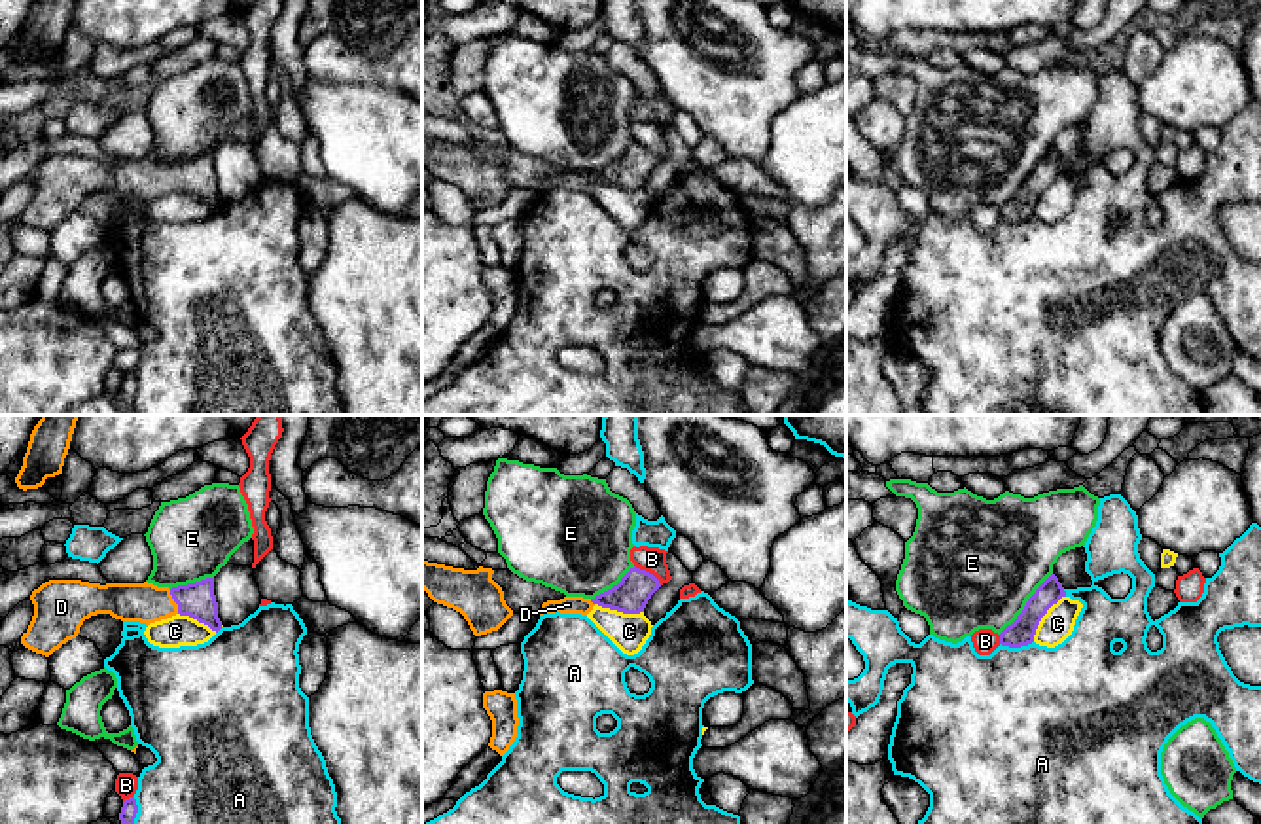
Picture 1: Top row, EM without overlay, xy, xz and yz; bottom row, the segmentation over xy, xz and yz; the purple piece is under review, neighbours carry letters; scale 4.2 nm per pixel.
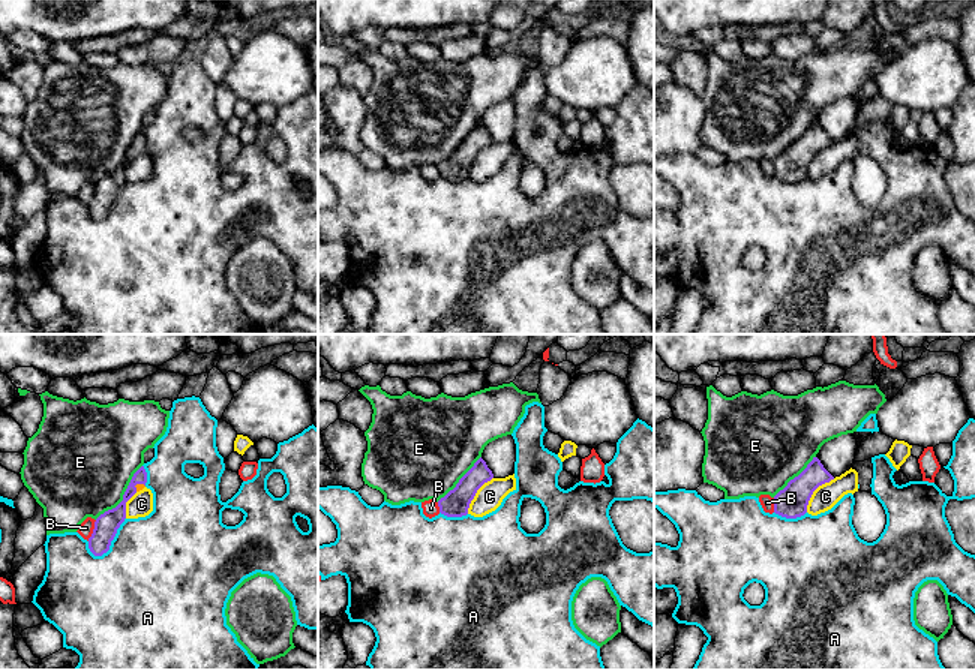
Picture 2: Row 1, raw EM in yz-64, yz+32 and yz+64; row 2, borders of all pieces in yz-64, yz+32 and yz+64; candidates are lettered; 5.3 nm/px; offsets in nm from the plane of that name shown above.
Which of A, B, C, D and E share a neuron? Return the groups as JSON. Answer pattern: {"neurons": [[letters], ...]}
{"neurons": [["A"], ["B"], ["C"], ["D"], ["E"]]}

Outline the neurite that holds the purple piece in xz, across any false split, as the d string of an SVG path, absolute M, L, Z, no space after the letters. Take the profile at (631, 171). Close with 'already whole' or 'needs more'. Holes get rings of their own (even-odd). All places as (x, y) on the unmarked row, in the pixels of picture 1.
M634 142L617 161L596 170L595 174L564 172L560 176L547 176L542 180L538 191L555 188L587 191L595 180L623 189L640 189L659 163L661 159L653 150Z; needs more

